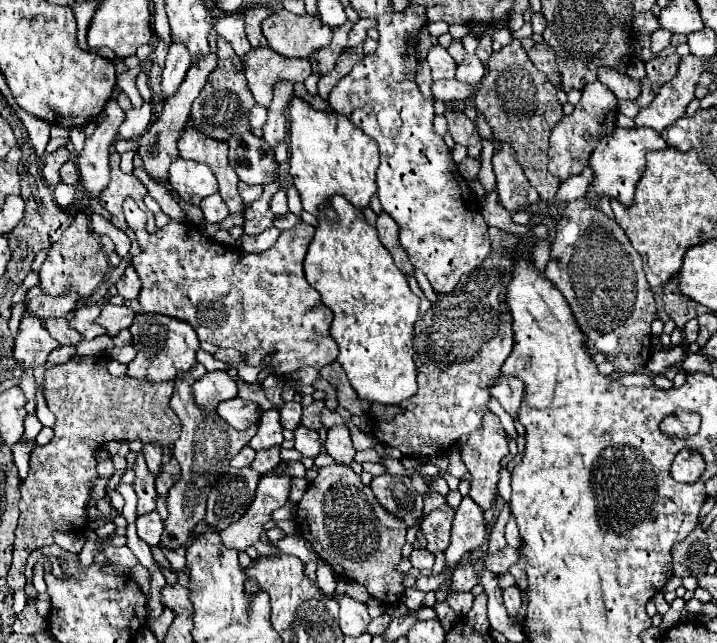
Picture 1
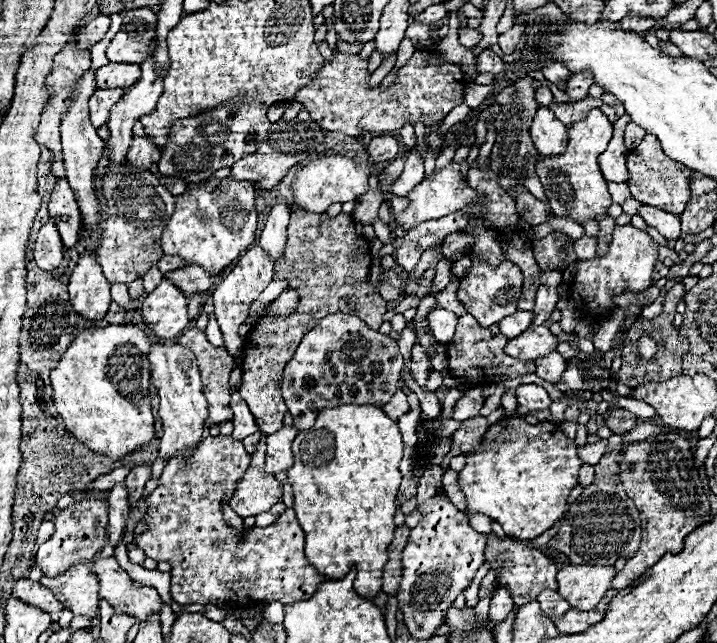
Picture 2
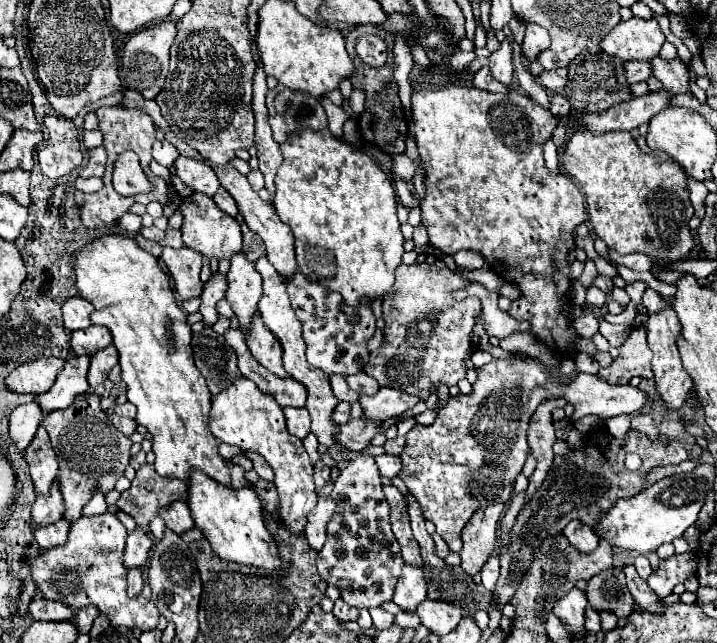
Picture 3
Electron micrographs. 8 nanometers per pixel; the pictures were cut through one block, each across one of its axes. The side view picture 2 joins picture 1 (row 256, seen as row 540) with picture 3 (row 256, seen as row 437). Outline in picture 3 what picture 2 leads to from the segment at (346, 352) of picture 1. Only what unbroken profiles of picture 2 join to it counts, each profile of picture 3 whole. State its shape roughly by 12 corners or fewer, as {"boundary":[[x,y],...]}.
{"boundary":[[324,130],[280,144],[304,276],[358,304],[404,254],[388,174]]}

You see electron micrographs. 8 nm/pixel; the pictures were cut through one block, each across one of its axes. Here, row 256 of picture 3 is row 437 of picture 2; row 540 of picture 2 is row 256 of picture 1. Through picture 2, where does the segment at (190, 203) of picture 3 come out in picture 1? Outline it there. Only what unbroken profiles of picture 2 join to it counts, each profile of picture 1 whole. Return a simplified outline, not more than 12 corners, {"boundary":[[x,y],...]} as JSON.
{"boundary":[[314,228],[234,254],[136,234],[144,312],[278,376],[336,360],[302,270]]}

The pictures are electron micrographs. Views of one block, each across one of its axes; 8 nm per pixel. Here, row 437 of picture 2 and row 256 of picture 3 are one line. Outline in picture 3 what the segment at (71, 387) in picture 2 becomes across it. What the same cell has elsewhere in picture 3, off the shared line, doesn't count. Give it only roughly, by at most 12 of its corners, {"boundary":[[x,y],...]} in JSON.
{"boundary":[[98,236],[76,288],[110,330],[160,476],[230,484],[158,260]]}

